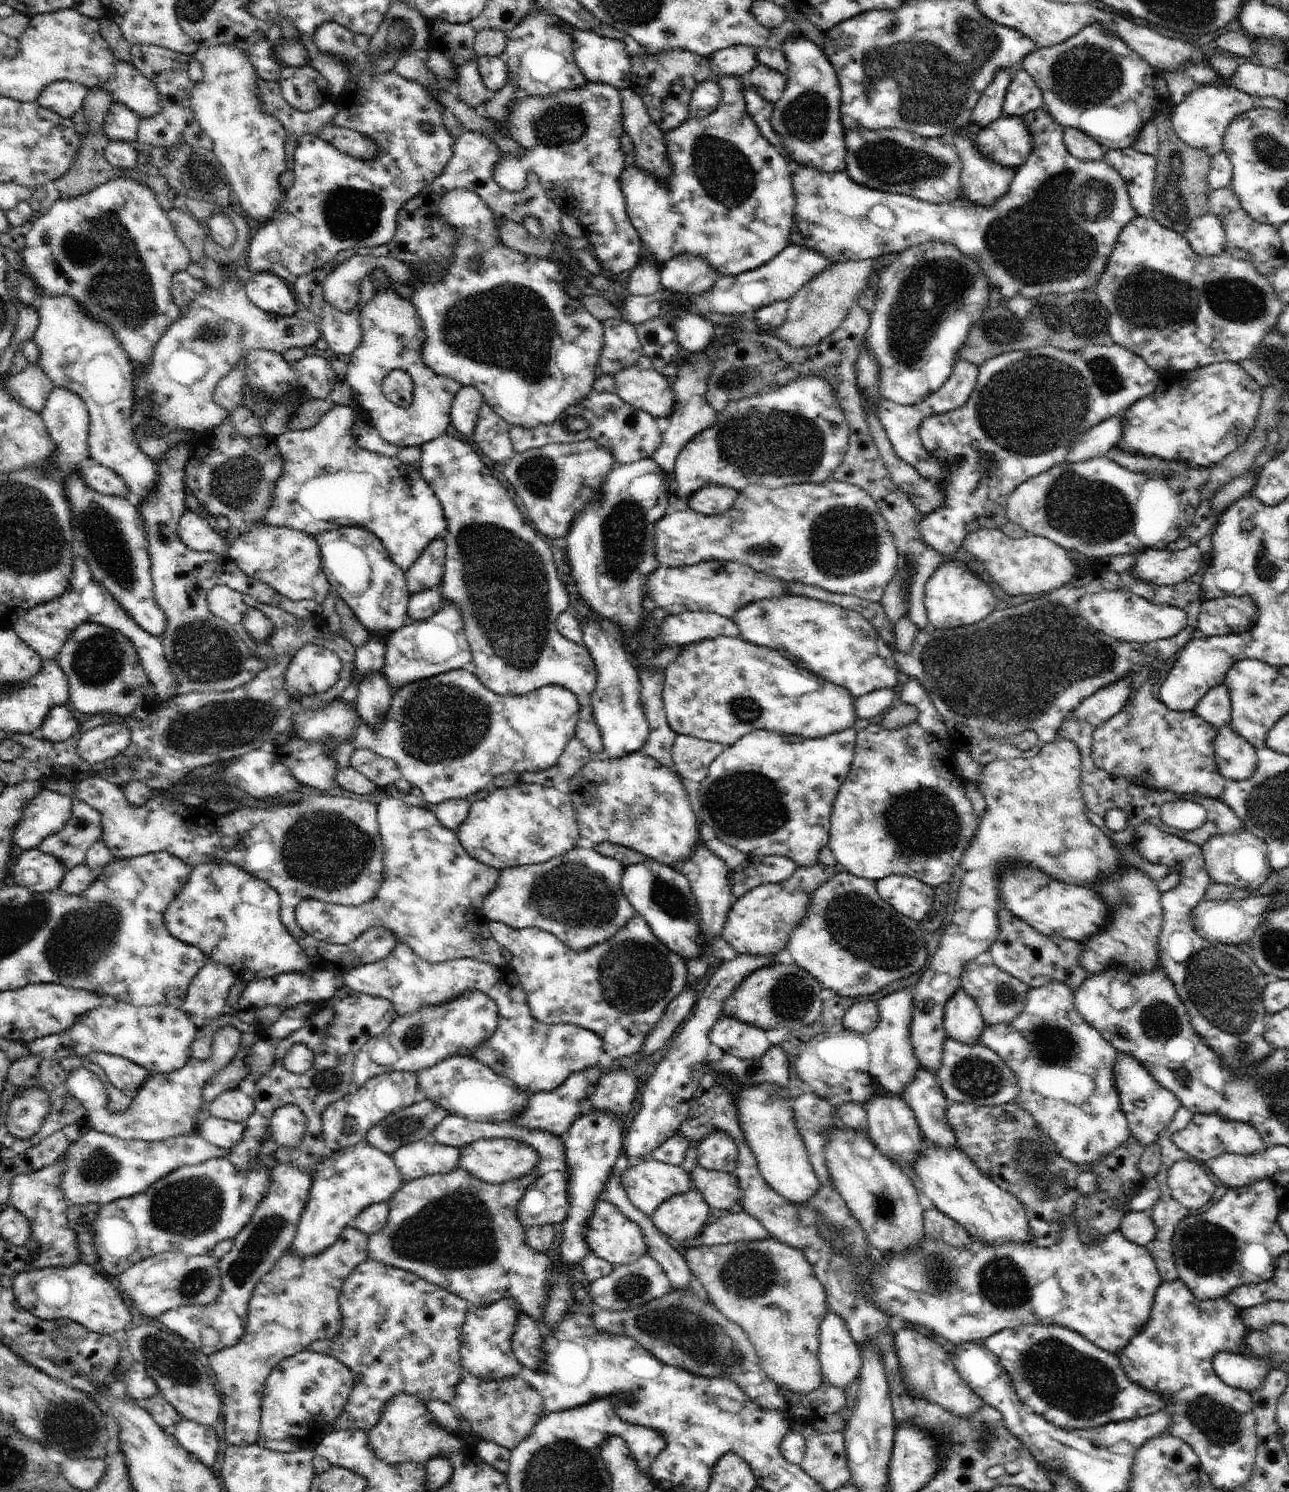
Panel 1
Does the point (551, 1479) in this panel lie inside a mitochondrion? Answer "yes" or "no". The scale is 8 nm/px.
yes

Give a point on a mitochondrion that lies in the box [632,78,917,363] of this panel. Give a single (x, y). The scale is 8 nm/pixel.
(724, 172)

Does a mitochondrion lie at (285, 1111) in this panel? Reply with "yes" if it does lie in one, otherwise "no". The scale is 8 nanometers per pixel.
no

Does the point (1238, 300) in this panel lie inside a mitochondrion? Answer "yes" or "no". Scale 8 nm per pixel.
yes

